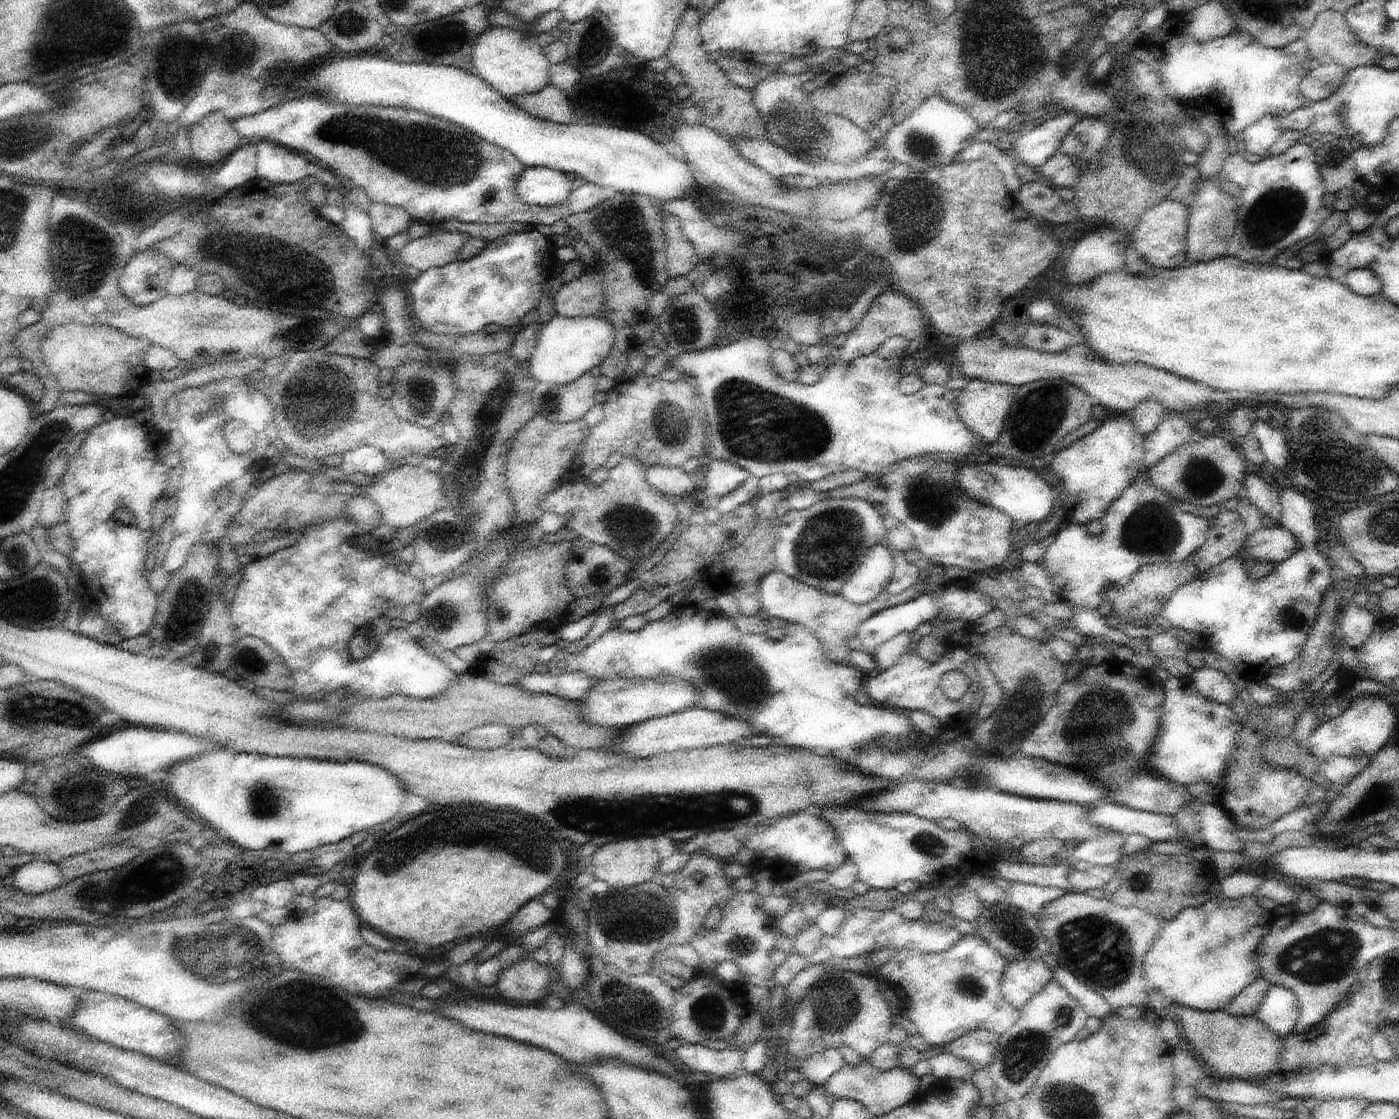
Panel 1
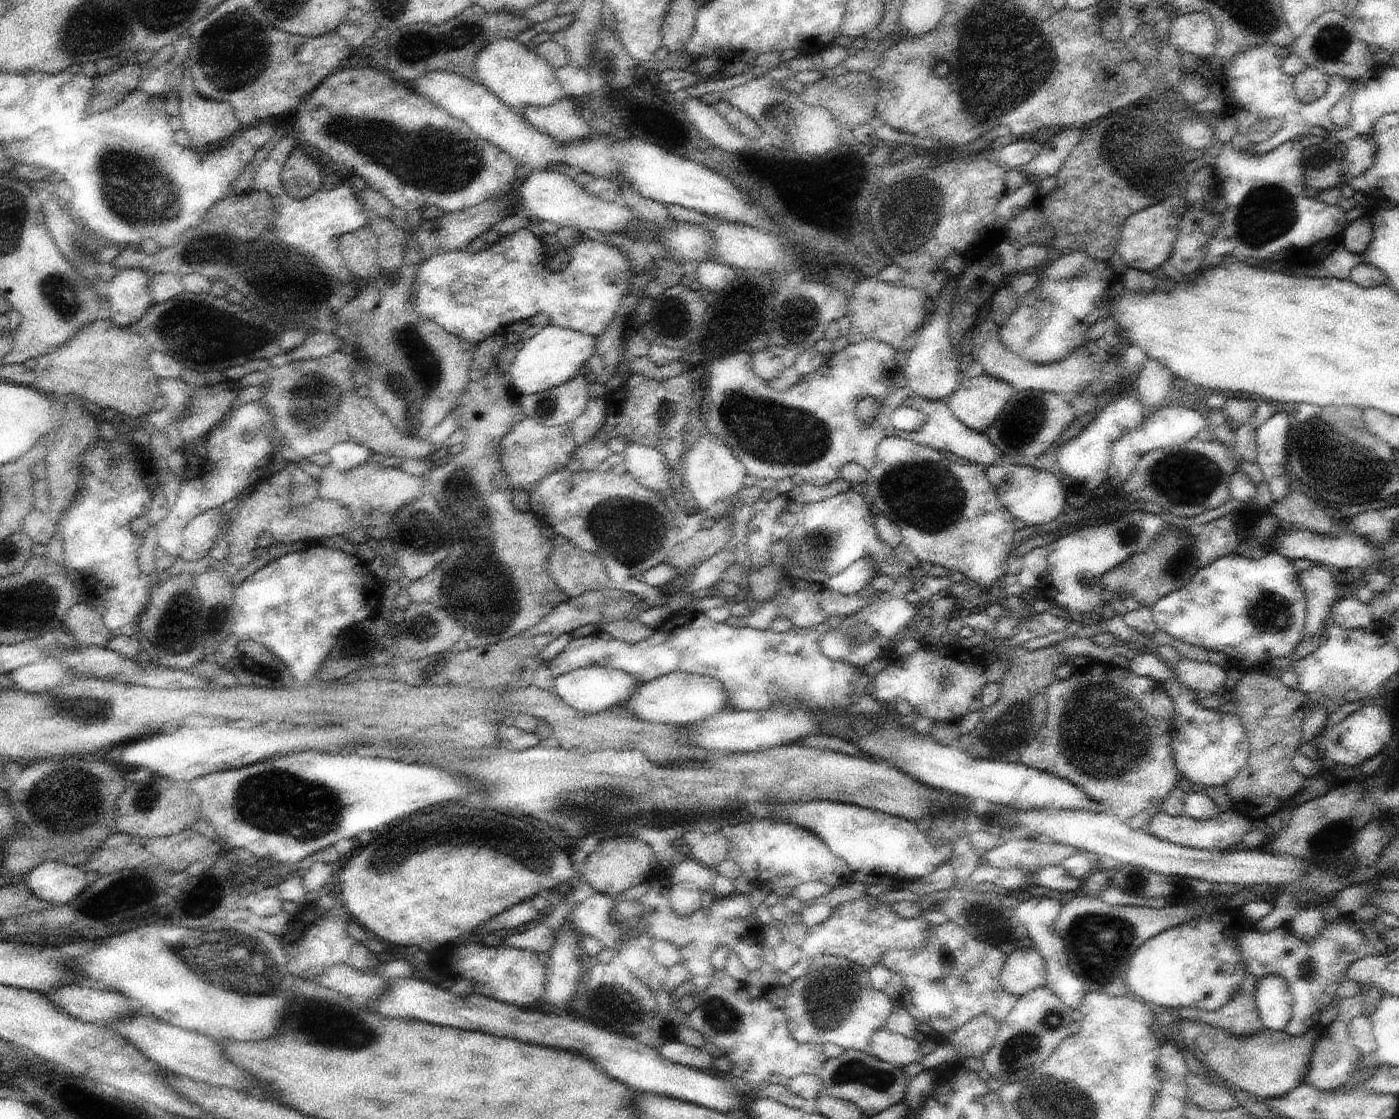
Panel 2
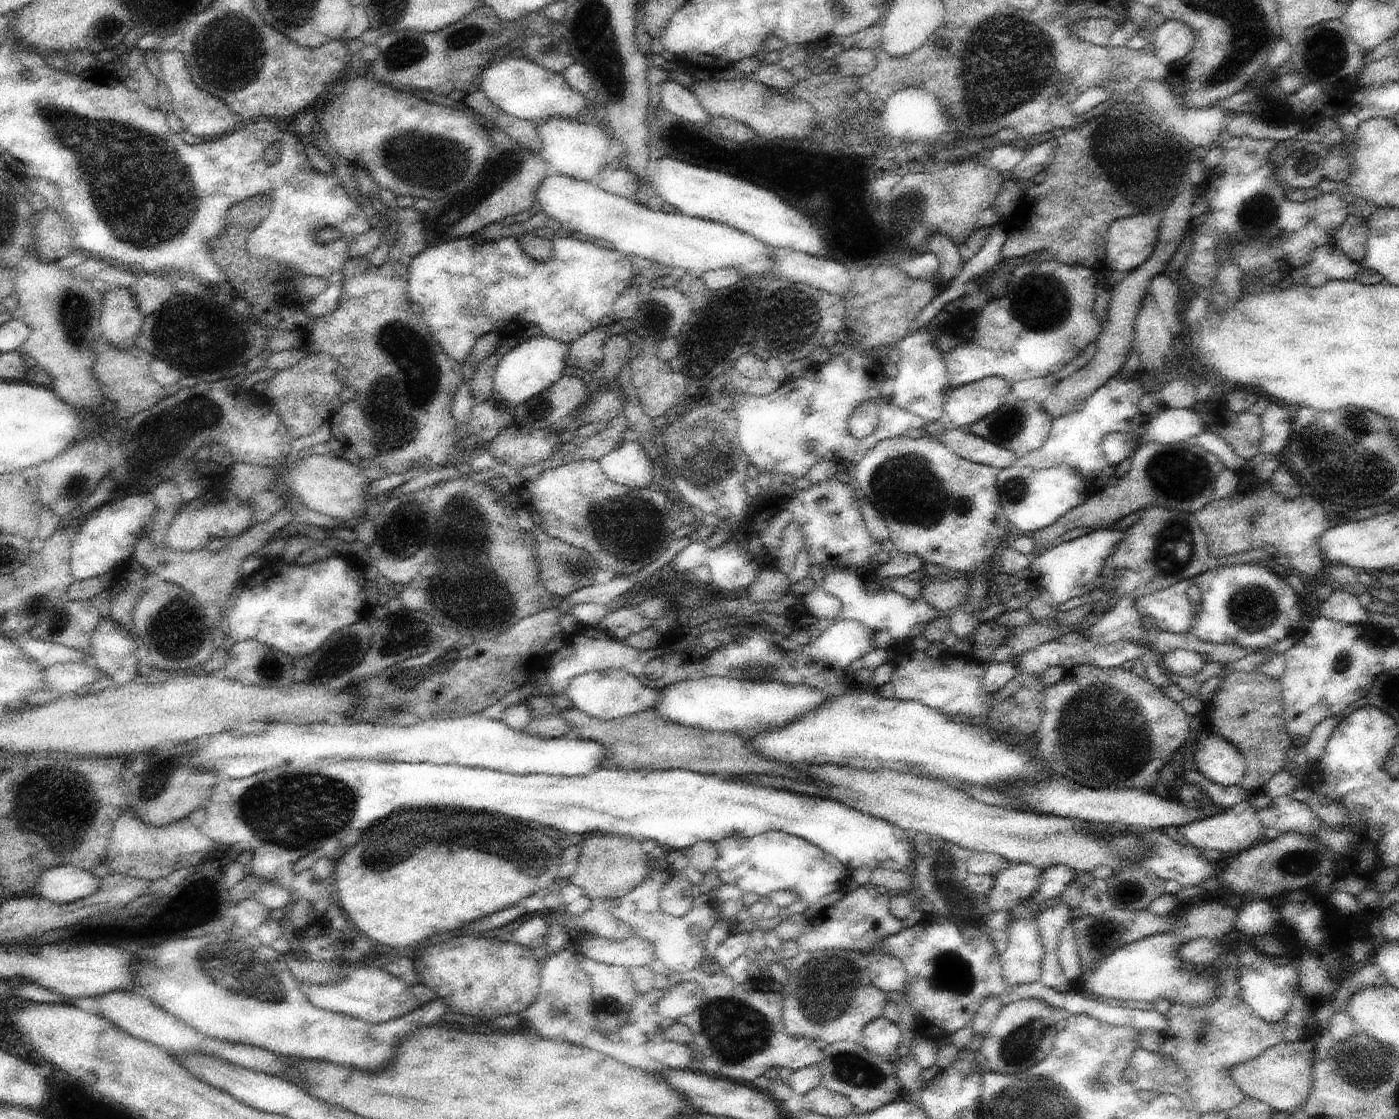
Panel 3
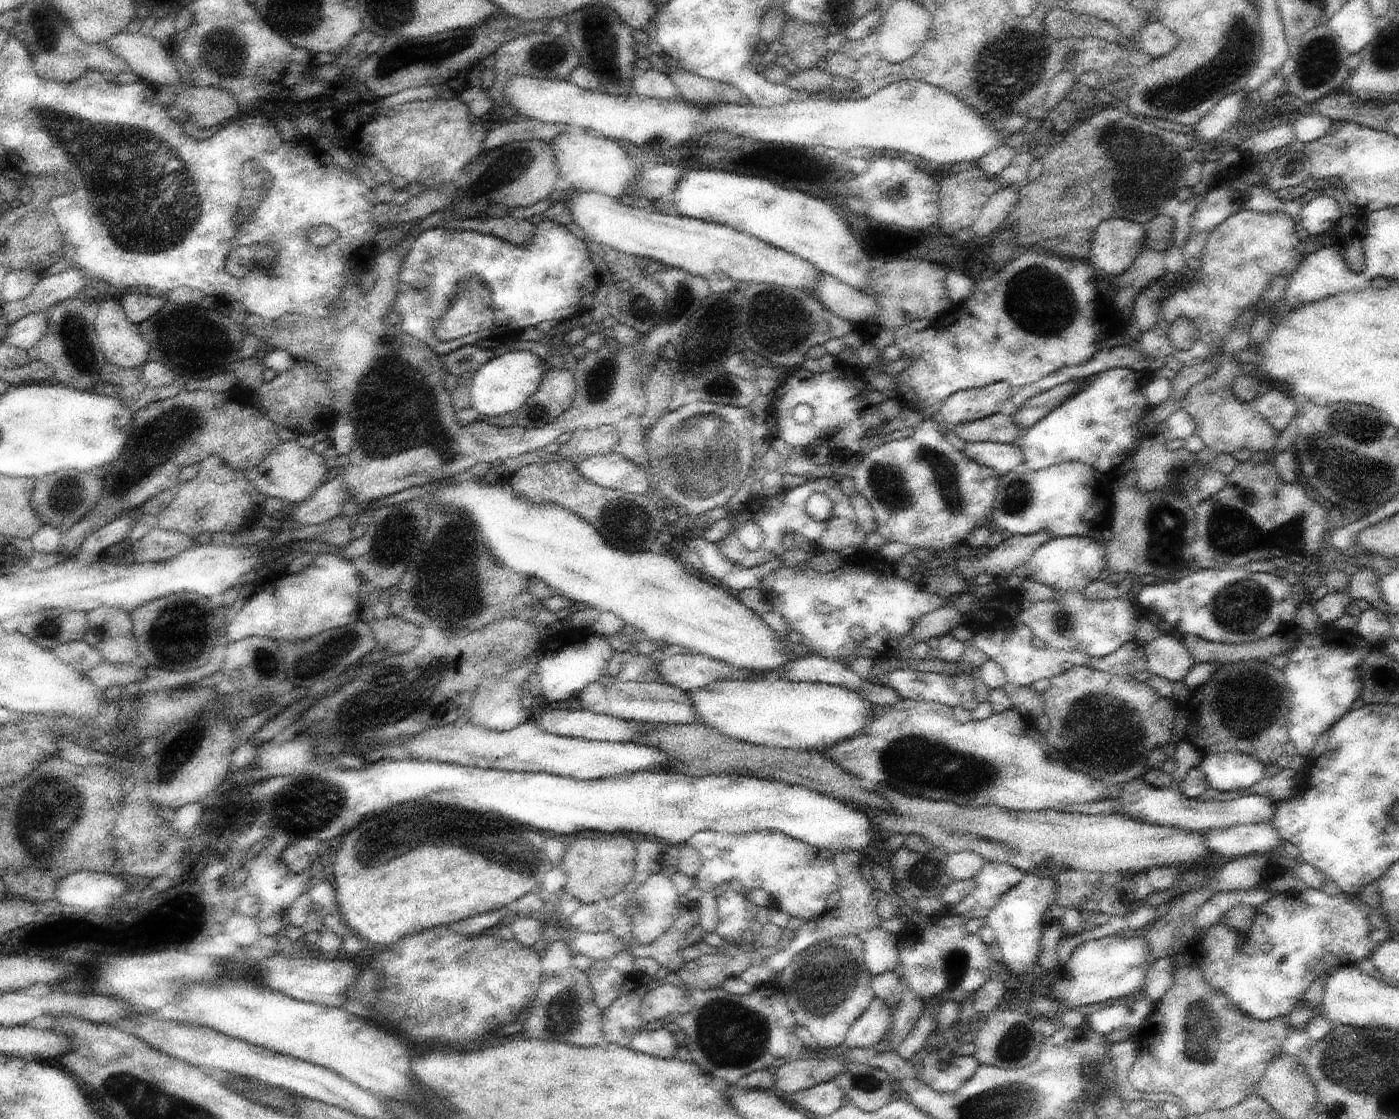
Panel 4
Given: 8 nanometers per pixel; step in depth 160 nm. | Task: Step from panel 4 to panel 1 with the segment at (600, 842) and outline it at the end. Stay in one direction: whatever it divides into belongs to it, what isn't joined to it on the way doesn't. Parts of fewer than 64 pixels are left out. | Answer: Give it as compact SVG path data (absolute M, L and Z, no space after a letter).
M640 835L603 844L593 854L593 876L607 882L615 889L628 889L632 885L642 885L643 882L656 879L662 861L656 843L655 837Z

